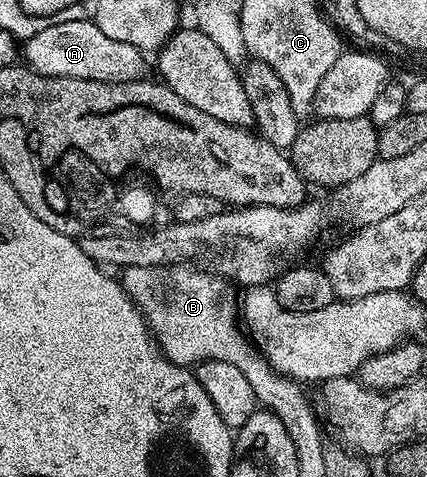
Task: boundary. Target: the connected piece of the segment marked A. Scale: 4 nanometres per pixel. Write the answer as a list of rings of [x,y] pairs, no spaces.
[[[65,19],[46,23],[43,30],[24,41],[24,63],[31,71],[44,76],[87,78],[95,82],[131,82],[146,75],[141,49],[127,42],[115,42],[115,38],[107,38],[107,34],[103,34],[103,30],[99,30],[92,19]]]

